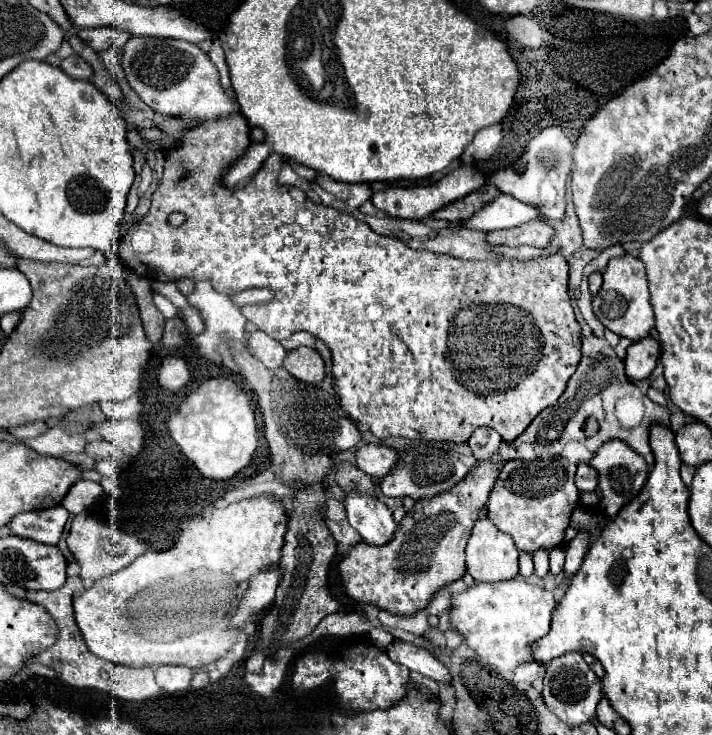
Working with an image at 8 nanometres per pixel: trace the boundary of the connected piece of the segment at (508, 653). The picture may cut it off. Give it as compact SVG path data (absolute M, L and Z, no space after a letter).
M506 580L500 584L476 582L472 588L452 594L450 624L466 644L482 656L484 664L509 681L516 666L526 662L530 646L549 632L554 606L556 602L552 592L524 580Z

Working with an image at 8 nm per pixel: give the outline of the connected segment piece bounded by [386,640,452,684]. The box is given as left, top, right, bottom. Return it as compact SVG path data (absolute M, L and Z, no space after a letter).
M394 640L388 648L386 648L386 654L390 656L390 660L406 666L408 670L412 672L420 672L424 676L430 676L434 678L436 682L446 682L450 684L450 674L448 674L448 668L436 658L432 656L428 650L424 648L418 648L410 642L402 642L402 640Z

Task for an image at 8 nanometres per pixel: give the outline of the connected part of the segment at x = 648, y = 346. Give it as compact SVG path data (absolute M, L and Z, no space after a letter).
M646 336L638 342L634 342L628 348L628 356L624 360L626 364L626 376L632 380L644 380L652 374L656 368L660 356L660 344L652 336Z

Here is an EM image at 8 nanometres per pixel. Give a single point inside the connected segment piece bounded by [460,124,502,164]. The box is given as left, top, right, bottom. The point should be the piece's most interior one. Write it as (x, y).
(485, 143)

